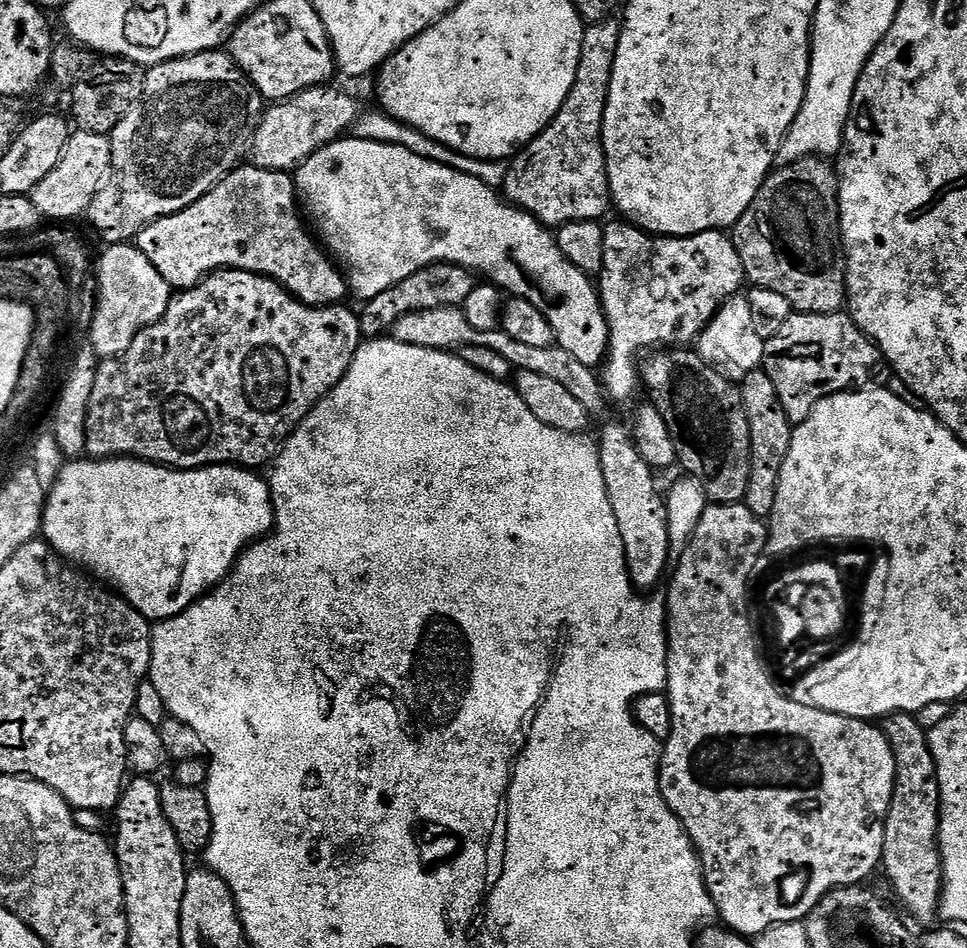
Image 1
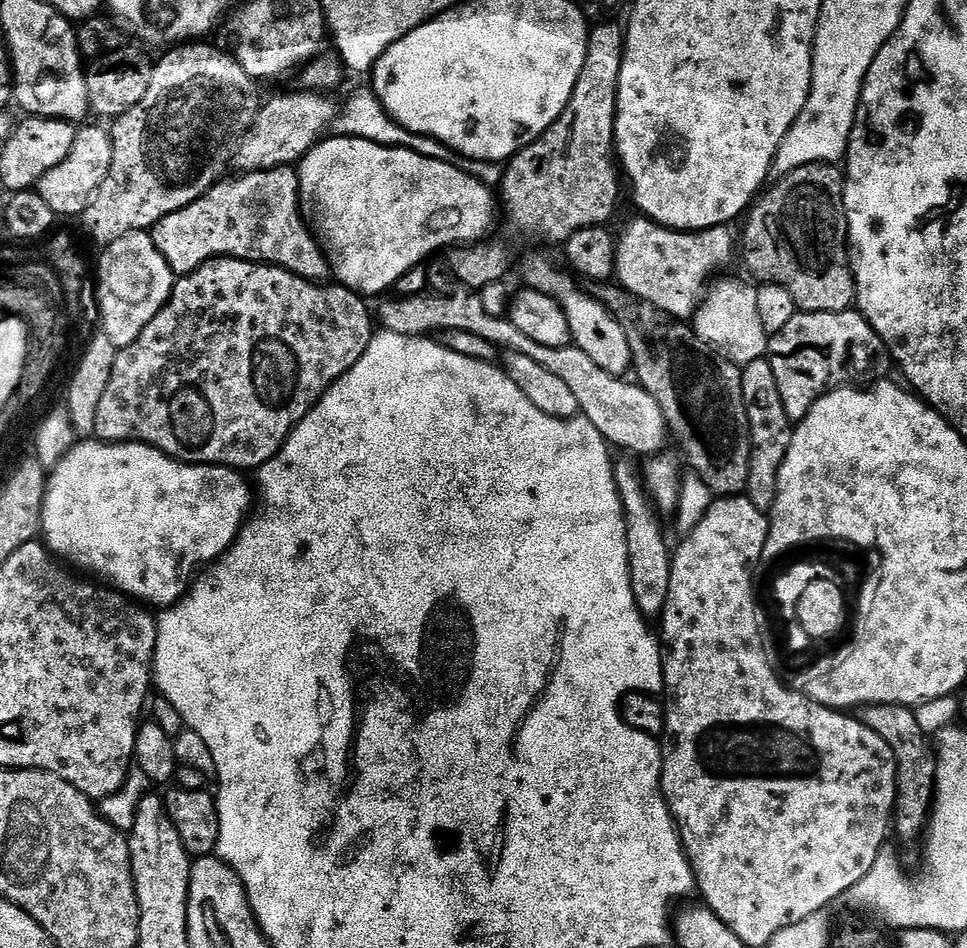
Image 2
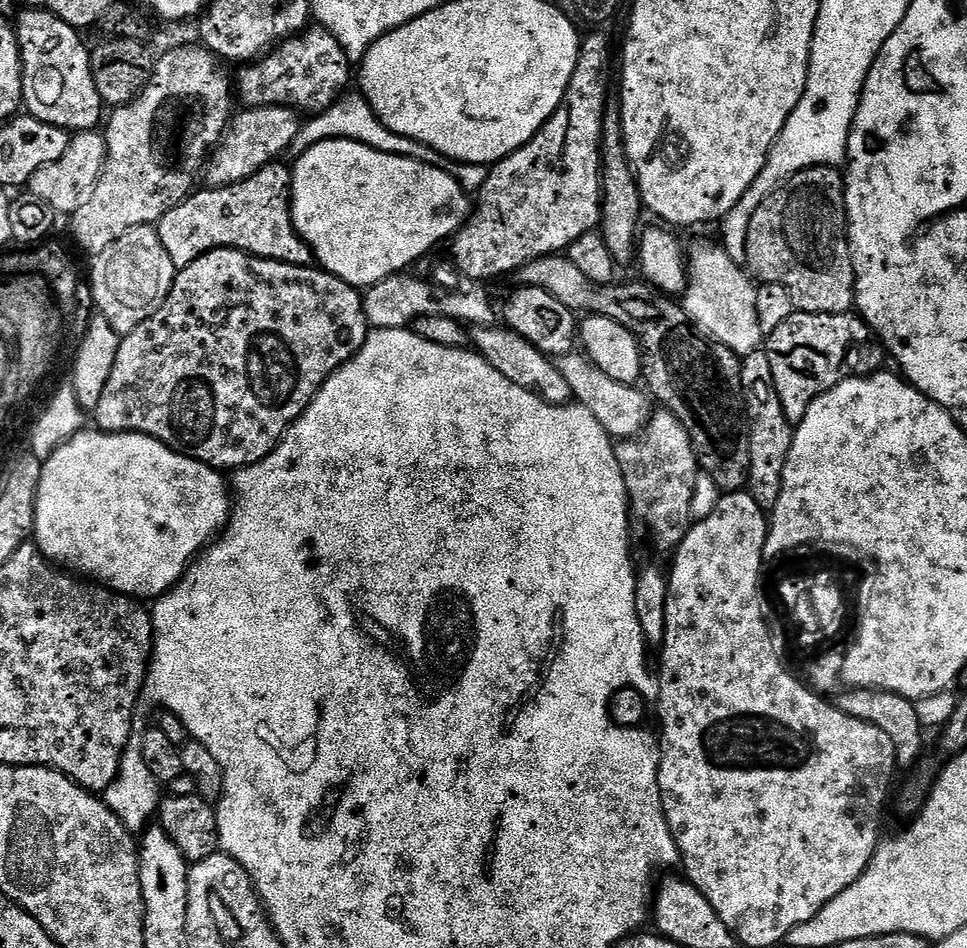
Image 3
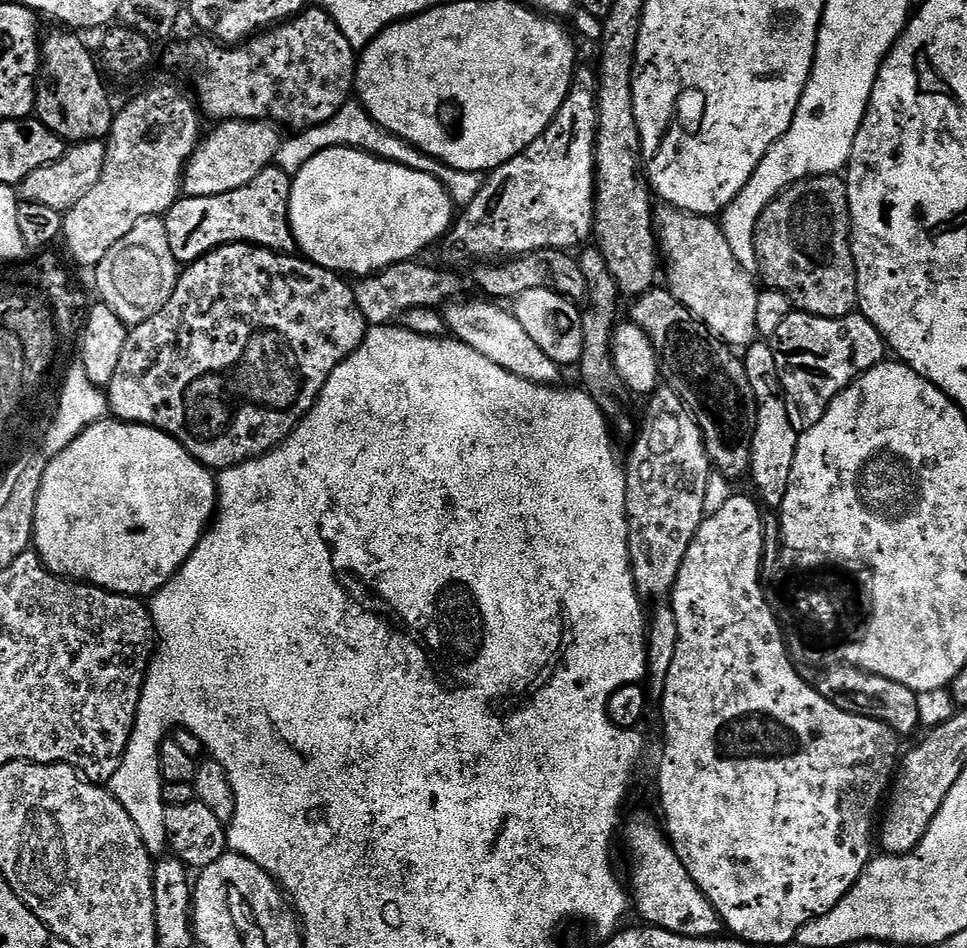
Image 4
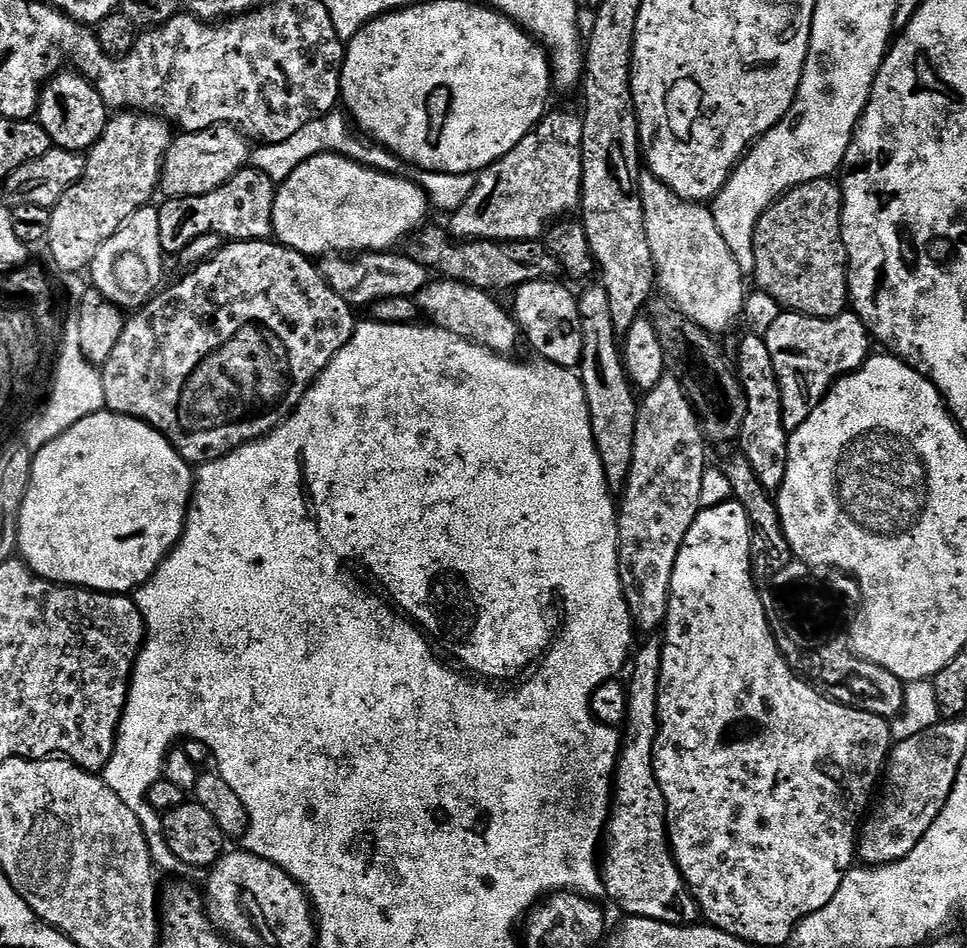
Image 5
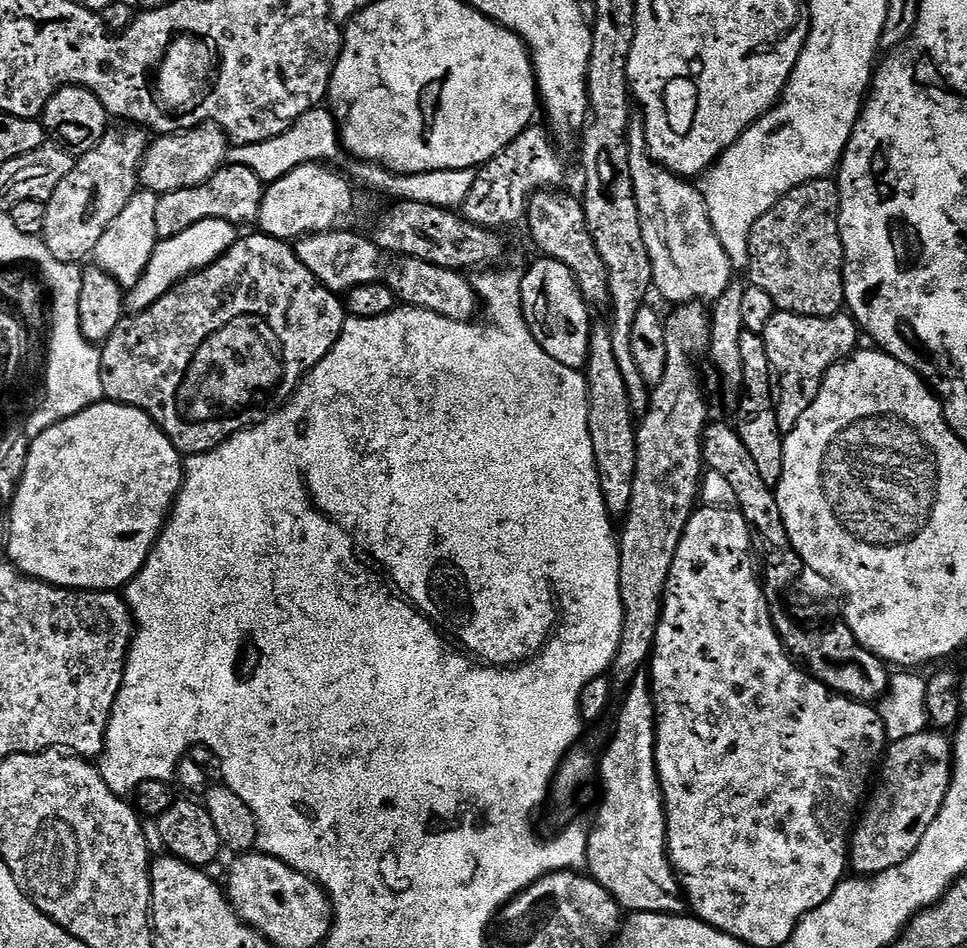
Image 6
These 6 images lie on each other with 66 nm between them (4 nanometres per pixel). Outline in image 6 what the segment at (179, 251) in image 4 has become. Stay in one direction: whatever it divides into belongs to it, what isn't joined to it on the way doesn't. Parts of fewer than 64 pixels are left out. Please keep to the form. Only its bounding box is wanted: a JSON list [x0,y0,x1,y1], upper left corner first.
[158,164,266,240]

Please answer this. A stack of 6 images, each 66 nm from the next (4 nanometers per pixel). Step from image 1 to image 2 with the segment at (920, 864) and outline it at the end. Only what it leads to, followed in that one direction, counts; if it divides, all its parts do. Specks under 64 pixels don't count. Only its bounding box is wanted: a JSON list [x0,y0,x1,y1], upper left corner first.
[858,704,936,841]

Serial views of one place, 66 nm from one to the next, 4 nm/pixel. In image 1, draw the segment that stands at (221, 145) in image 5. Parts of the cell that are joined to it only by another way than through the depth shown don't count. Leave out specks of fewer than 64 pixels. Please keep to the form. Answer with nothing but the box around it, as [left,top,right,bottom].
[254,86,362,172]

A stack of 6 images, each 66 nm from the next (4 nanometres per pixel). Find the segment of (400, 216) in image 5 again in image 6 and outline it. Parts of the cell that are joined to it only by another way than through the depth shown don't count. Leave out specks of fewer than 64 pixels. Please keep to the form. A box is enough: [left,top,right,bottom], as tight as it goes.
[259,163,356,242]

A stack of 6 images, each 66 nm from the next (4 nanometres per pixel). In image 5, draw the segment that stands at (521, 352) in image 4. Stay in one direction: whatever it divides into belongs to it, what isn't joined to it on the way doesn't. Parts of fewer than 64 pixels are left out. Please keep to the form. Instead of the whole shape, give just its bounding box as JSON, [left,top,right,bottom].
[416,278,522,358]

